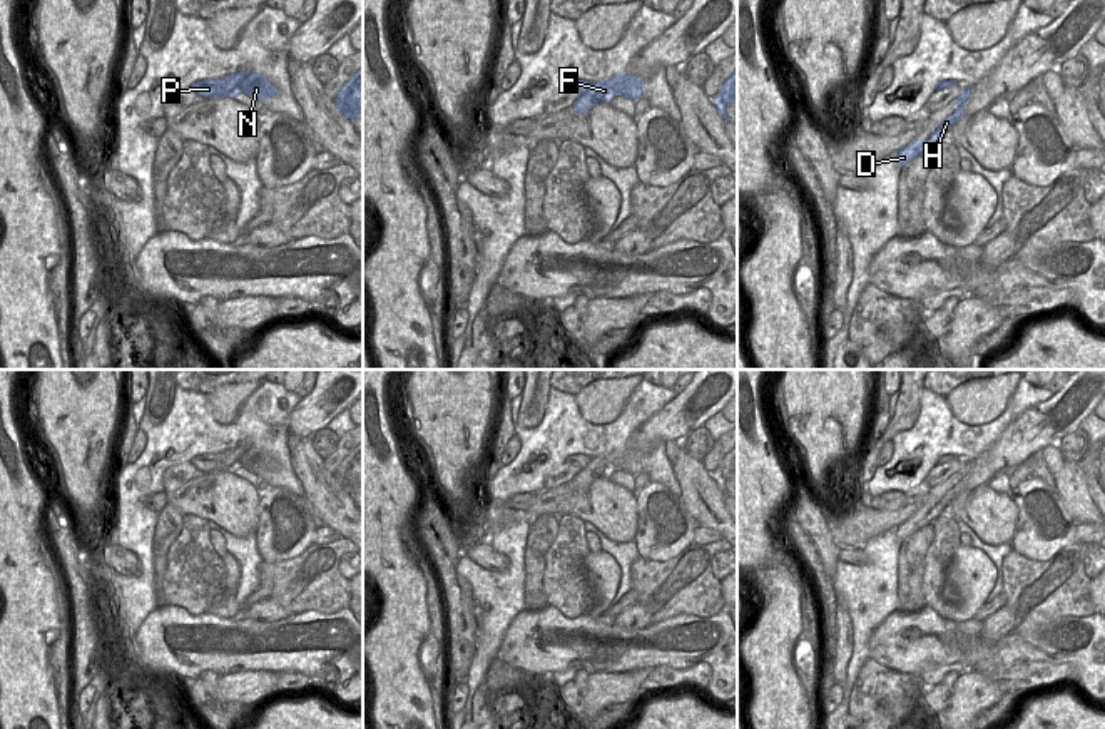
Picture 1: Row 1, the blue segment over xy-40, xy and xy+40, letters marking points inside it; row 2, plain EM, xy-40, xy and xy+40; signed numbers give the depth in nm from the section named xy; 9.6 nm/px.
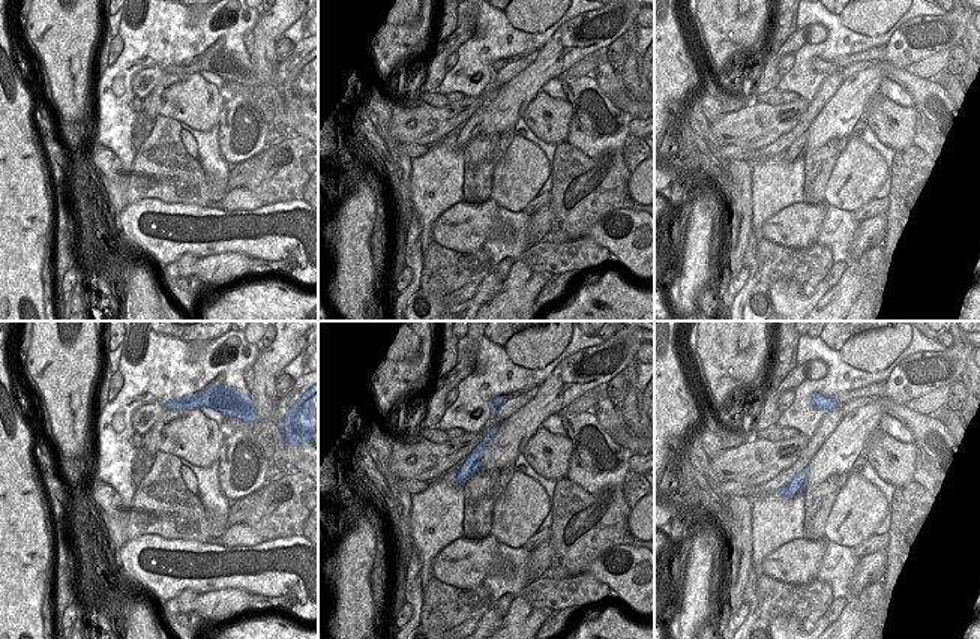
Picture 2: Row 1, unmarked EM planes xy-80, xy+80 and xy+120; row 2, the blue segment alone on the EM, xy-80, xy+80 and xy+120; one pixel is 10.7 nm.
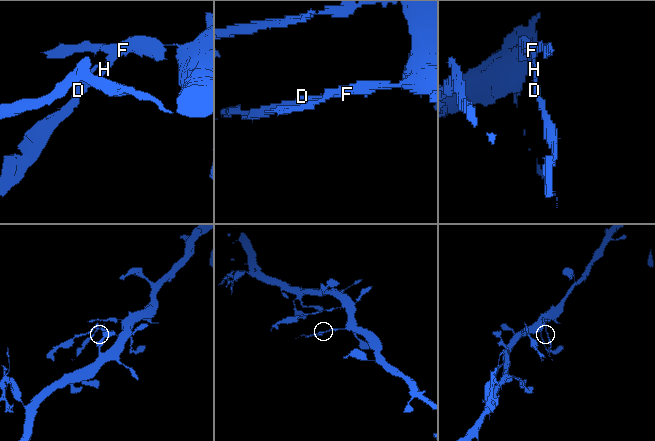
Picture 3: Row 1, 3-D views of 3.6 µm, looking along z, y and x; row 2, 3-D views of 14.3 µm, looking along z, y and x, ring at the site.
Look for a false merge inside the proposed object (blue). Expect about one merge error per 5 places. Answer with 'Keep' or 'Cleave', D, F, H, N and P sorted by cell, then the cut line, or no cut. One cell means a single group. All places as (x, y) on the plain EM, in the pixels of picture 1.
Cleave. Groups: D H / F N P. Split along xy+40 (963, 477), (958, 484)

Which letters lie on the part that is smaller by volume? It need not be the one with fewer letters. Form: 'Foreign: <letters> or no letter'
Foreign: D, H

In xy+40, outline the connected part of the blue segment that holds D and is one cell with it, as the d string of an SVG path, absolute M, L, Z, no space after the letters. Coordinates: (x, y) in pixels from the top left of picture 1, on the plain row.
M965 478L960 483L956 483L951 490L948 490L928 513L913 513L906 522L903 522L896 528L896 537L899 538L899 542L904 542L908 537L911 537L924 525L933 523L950 505L950 502L956 495L960 495L960 492L963 490L963 485L965 485Z

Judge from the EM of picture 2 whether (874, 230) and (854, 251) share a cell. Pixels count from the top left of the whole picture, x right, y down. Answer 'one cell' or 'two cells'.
one cell

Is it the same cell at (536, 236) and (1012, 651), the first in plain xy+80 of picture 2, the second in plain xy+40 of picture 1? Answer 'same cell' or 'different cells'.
different cells

